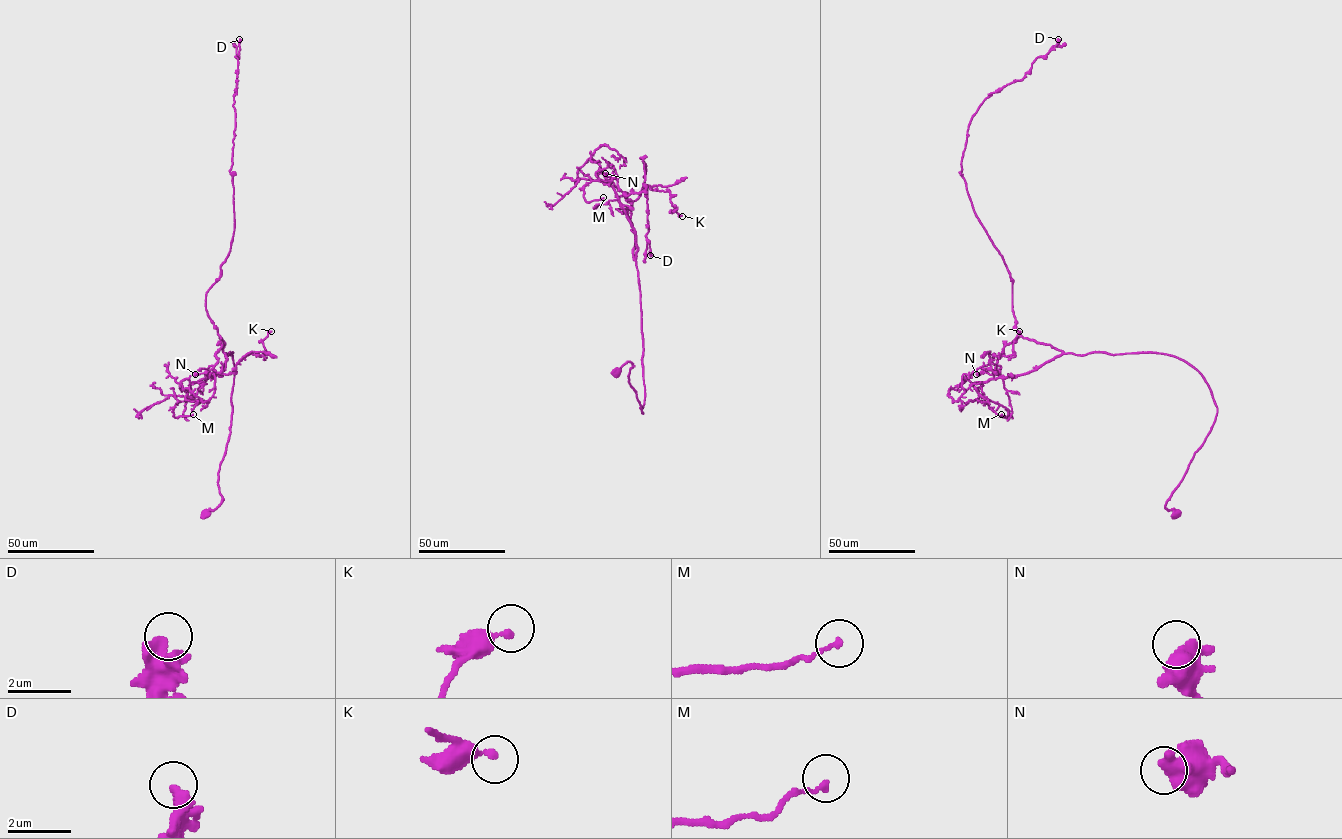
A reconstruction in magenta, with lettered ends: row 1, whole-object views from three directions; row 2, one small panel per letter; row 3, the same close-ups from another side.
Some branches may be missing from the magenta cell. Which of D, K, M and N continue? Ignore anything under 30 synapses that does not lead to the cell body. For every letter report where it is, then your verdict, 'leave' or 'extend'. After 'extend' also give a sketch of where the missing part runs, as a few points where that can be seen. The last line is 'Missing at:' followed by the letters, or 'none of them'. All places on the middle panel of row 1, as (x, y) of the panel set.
D: place (650, 255); leave
K: place (682, 216); leave
M: place (603, 197); leave
N: place (605, 173); leave
Missing at: none of them

